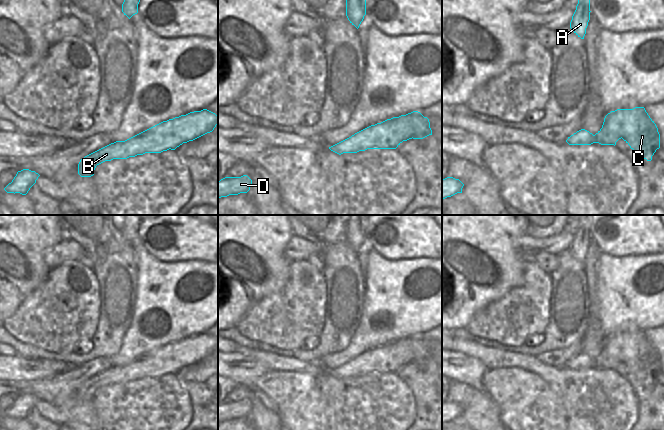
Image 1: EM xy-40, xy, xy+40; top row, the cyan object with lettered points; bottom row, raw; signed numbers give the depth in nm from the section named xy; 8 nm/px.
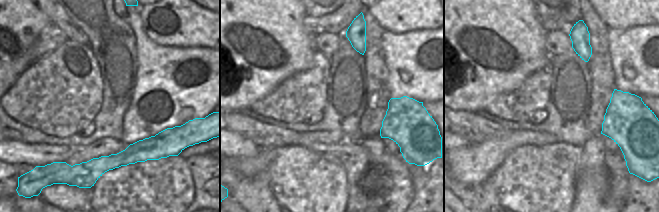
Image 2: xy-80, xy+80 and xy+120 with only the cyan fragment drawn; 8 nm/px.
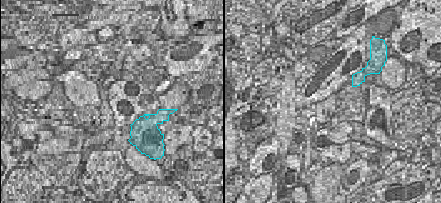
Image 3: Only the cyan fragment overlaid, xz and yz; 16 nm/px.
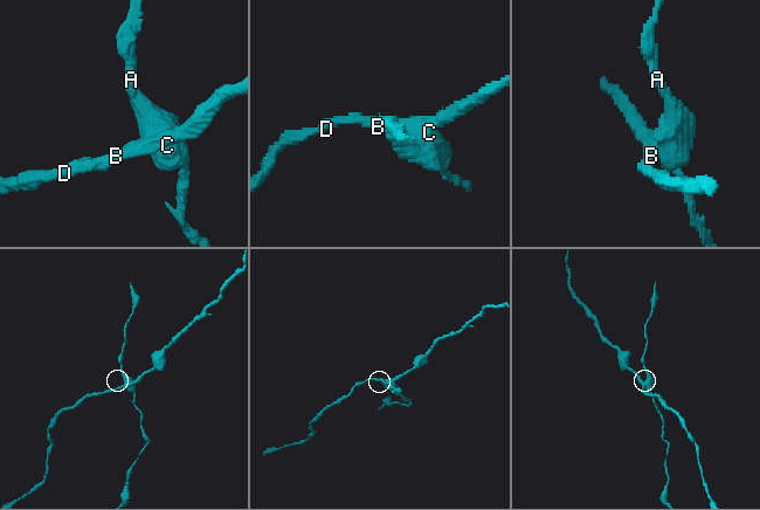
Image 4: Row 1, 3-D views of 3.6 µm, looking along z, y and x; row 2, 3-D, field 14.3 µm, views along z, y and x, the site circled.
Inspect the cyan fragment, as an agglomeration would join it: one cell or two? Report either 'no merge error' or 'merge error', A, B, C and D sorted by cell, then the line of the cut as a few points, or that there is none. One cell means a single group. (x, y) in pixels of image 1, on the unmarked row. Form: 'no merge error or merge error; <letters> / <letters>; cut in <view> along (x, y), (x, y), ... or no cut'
merge error; A C / B D; cut in xy+40 along (603, 348), (621, 361)

